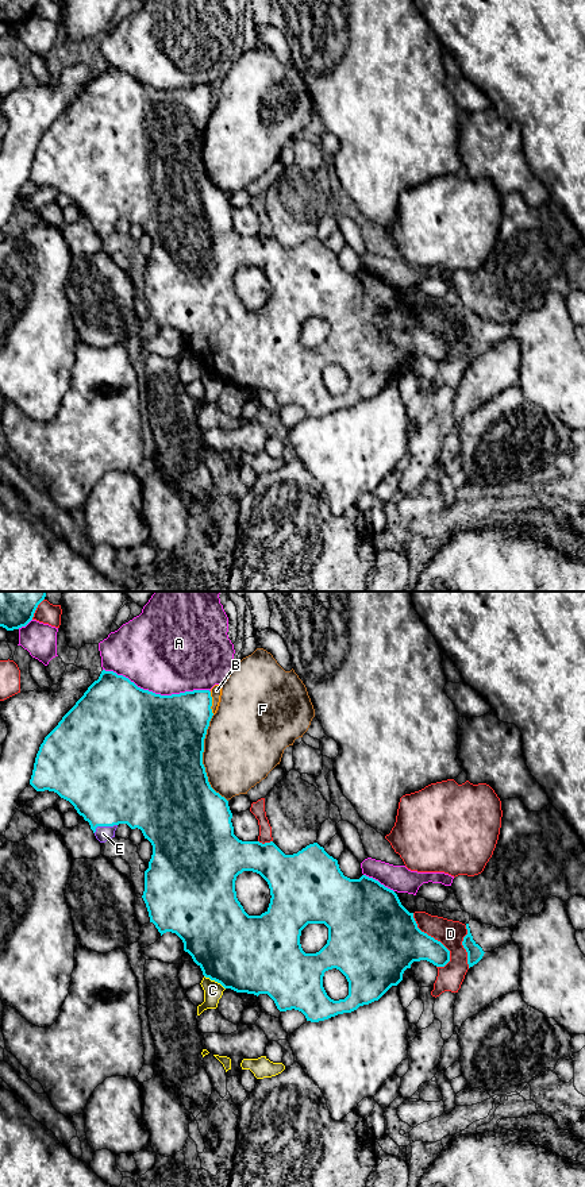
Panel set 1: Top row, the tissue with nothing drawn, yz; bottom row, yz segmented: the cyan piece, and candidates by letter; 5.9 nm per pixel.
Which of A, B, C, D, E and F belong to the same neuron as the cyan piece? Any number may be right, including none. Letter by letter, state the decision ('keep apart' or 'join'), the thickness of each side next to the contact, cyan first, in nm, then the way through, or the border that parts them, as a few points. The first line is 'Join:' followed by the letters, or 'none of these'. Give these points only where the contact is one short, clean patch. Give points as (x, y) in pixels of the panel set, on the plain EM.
Join: E
A: keep apart | 500/480 nm
B: keep apart | 360/60 nm
C: keep apart | 460/110 nm
D: keep apart | 360/160 nm
E: join | 500/90 nm | across yz (108, 178), (104, 220), (103, 228)
F: keep apart | 500/440 nm

